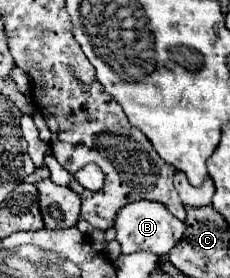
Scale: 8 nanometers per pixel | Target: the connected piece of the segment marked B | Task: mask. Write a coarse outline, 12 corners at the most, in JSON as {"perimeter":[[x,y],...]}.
{"perimeter":[[158,202],[118,210],[116,240],[124,254],[168,254],[184,222]]}

